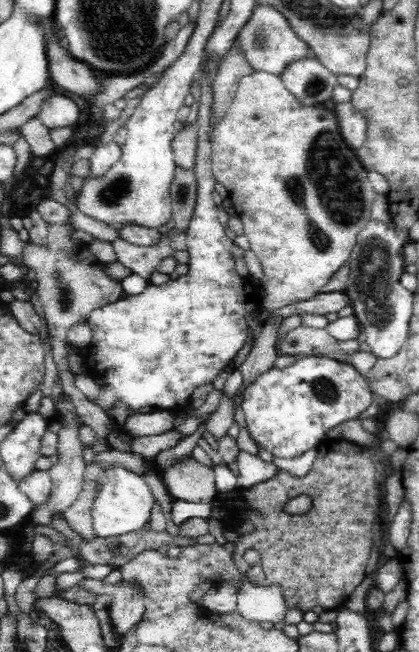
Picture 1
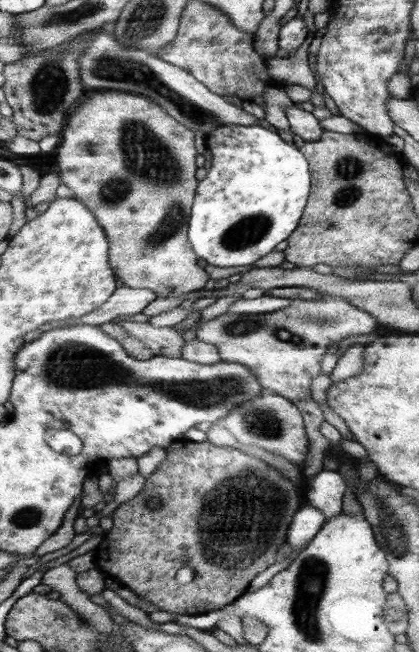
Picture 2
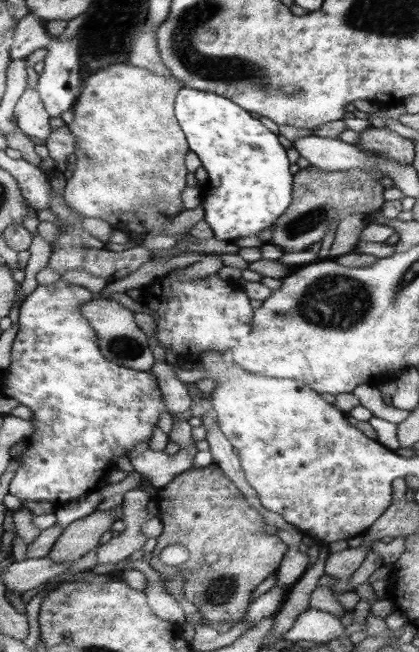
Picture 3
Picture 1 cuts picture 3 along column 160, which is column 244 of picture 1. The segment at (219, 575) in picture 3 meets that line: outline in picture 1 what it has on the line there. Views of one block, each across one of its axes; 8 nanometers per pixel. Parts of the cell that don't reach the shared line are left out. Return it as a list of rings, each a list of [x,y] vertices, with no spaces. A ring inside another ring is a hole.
[[[341,439],[322,442],[317,445],[316,460],[314,460],[314,464],[312,464],[312,468],[309,470],[309,472],[306,473],[302,478],[292,476],[290,473],[282,469],[278,469],[277,473],[270,478],[270,480],[266,480],[266,482],[259,482],[254,486],[249,486],[249,488],[235,490],[235,499],[233,502],[228,502],[224,504],[224,506],[226,509],[226,515],[227,507],[229,507],[231,508],[231,516],[234,516],[235,514],[235,521],[249,520],[255,528],[252,532],[239,535],[239,541],[235,544],[235,550],[234,552],[231,552],[232,560],[235,562],[237,569],[241,572],[241,574],[245,574],[246,578],[254,586],[268,587],[278,585],[281,589],[281,593],[284,595],[285,605],[287,608],[295,607],[303,610],[304,612],[313,610],[318,606],[322,607],[323,609],[334,610],[340,606],[344,606],[346,600],[350,594],[352,594],[352,591],[367,575],[364,572],[364,569],[366,568],[366,563],[368,562],[370,552],[372,552],[372,526],[374,526],[374,520],[376,520],[376,517],[383,514],[383,502],[381,500],[380,490],[378,490],[378,483],[376,483],[375,463],[373,462],[370,453],[368,453],[366,448],[361,447],[356,443],[350,443]],[[300,494],[306,494],[306,496],[310,496],[310,498],[312,498],[312,508],[310,508],[310,510],[304,514],[287,514],[286,511],[284,511],[284,506],[286,506],[286,504],[288,504],[292,498],[296,498],[296,496],[300,496]],[[248,548],[255,548],[261,554],[261,561],[258,565],[250,565],[242,558],[244,552],[246,552]]]

